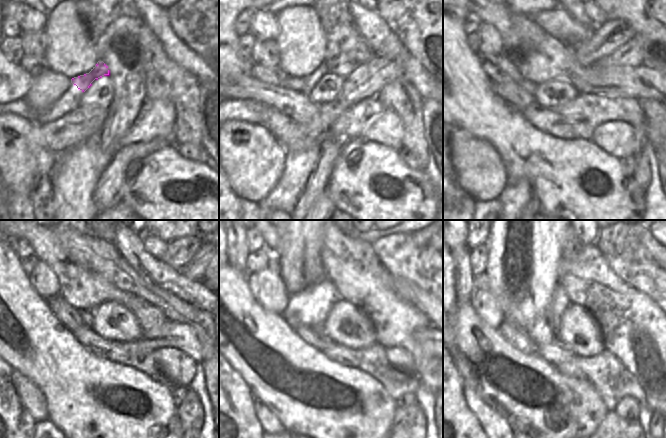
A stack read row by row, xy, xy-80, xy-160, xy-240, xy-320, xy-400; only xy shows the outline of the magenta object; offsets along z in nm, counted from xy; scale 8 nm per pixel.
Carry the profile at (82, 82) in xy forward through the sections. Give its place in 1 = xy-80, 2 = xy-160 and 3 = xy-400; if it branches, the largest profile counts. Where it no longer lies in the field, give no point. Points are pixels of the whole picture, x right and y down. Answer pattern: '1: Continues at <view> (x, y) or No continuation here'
1: Continues at xy-80 (345, 63)
2: Continues at xy-160 (607, 38)
3: No continuation here

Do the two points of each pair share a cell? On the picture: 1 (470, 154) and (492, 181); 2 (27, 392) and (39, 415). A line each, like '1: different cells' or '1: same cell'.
1: same cell
2: same cell

